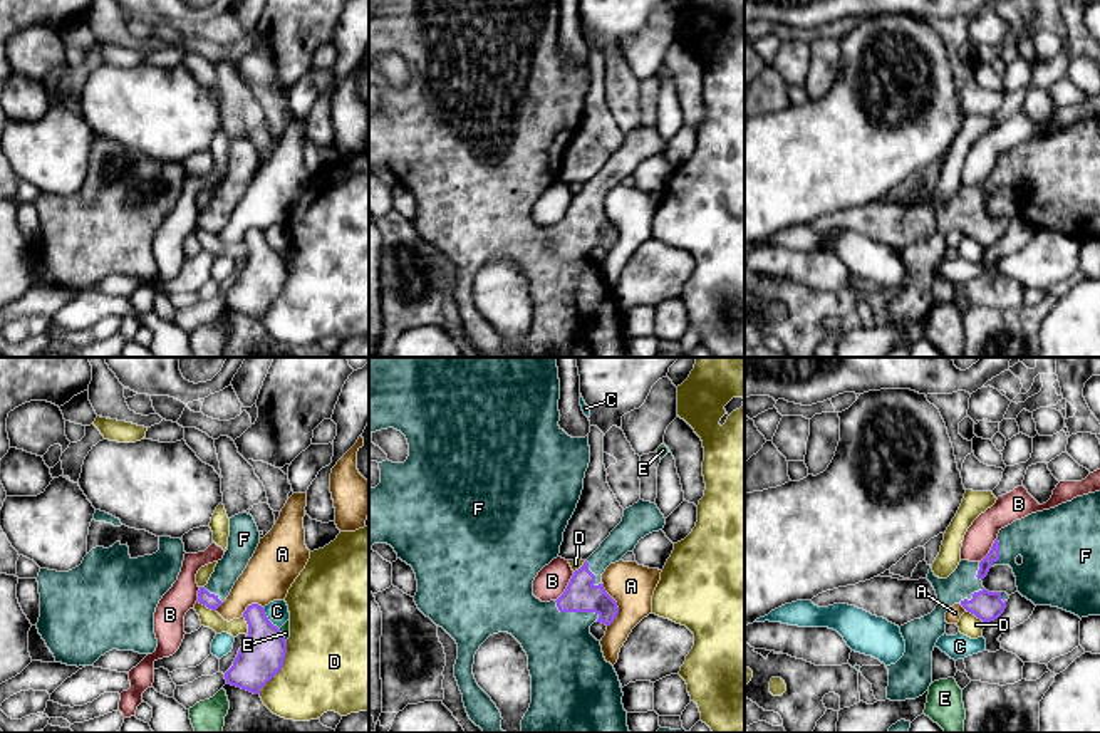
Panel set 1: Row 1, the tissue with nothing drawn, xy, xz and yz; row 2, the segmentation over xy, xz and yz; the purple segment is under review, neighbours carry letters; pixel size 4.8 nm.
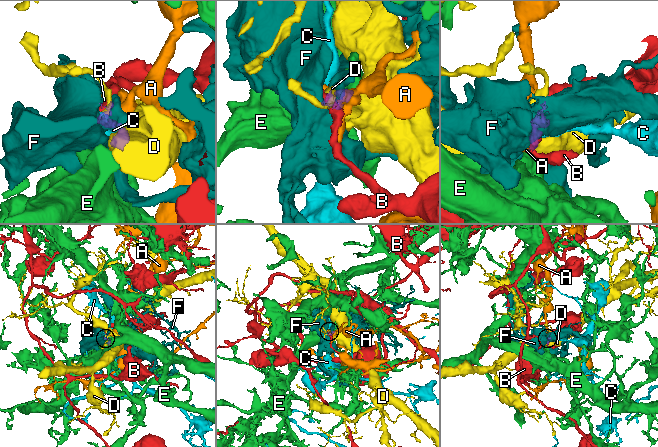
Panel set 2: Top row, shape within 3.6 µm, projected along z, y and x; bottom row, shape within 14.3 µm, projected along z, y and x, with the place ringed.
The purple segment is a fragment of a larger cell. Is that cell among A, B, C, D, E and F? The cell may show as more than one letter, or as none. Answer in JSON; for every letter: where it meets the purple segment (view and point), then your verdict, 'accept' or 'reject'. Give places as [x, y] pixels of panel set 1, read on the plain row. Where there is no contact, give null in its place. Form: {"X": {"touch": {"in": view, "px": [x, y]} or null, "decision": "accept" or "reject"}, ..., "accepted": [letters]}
{"A": {"touch": {"in": "xz", "px": [616, 228]}, "decision": "reject"}, "B": {"touch": {"in": "xz", "px": [567, 212]}, "decision": "reject"}, "C": {"touch": {"in": "xy", "px": [267, 244]}, "decision": "reject"}, "D": {"touch": {"in": "xy", "px": [280, 292]}, "decision": "reject"}, "E": {"touch": {"in": "xy", "px": [282, 260]}, "decision": "reject"}, "F": {"touch": {"in": "xz", "px": [575, 235]}, "decision": "accept"}, "accepted": ["F"]}

